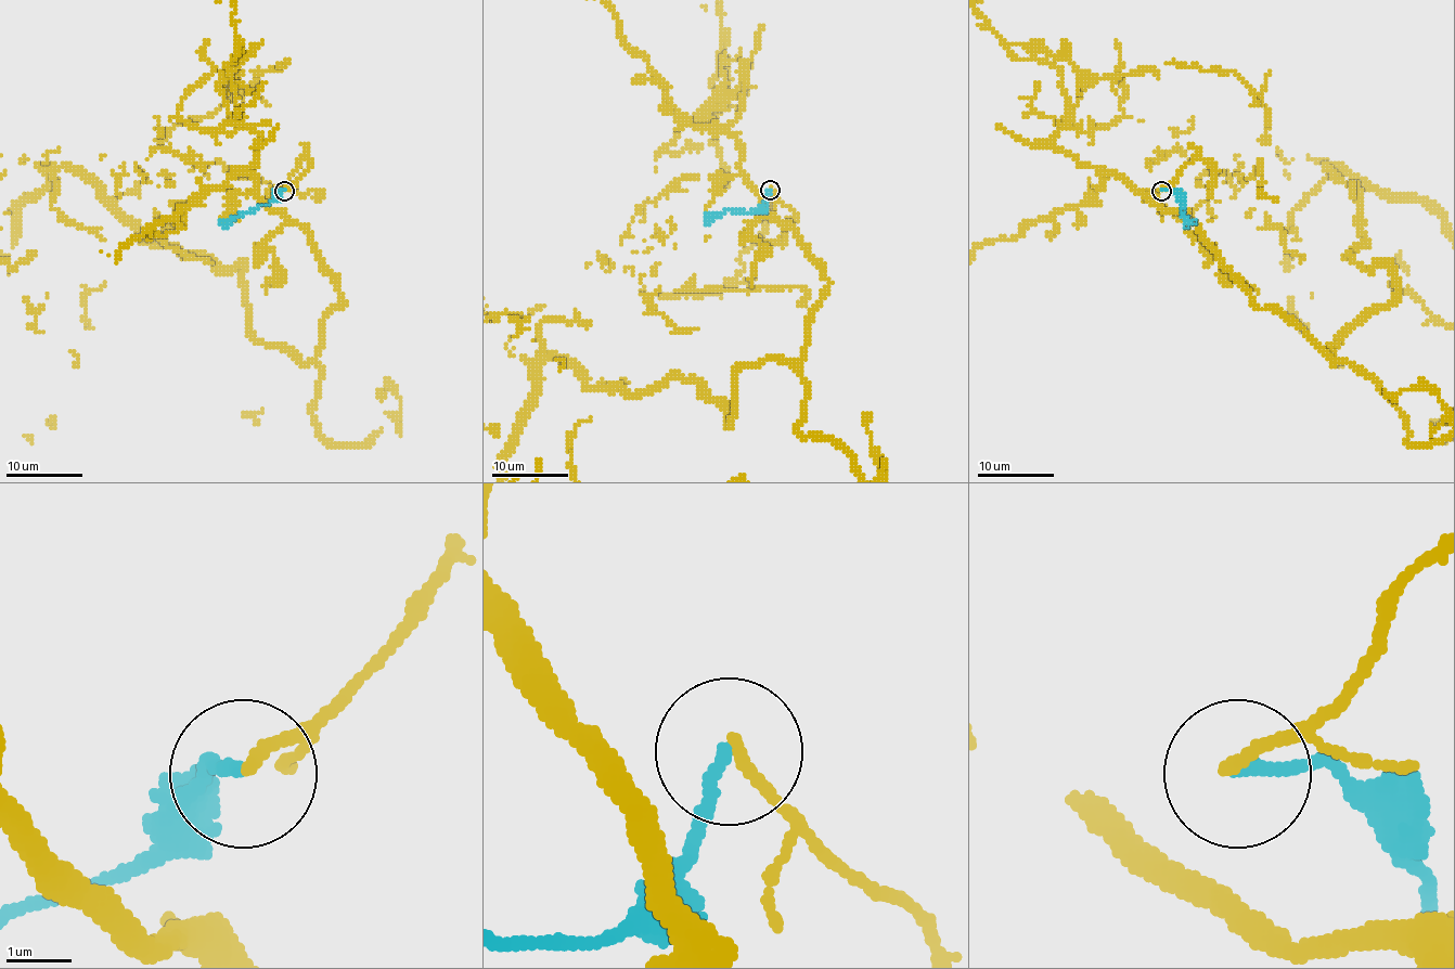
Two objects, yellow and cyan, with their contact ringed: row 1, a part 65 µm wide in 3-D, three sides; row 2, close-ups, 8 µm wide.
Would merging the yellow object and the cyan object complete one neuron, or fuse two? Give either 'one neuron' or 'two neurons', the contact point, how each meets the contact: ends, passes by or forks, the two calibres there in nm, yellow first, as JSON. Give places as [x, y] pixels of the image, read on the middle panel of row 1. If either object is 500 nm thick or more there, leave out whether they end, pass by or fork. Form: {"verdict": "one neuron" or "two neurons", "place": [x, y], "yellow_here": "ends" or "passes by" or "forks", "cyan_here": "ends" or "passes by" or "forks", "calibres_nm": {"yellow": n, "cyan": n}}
{"verdict": "two neurons", "place": [770, 190], "yellow_here": "ends", "cyan_here": "ends", "calibres_nm": {"yellow": 180, "cyan": 190}}

